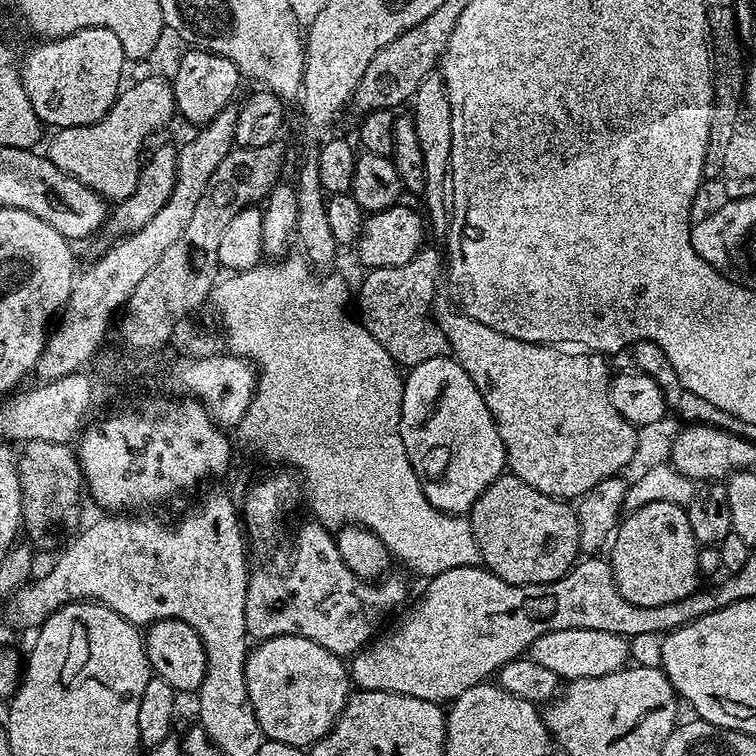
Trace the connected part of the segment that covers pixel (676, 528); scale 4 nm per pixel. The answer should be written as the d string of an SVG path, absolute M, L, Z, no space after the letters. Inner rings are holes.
M650 502L641 508L631 509L631 511L621 519L614 533L614 539L611 541L610 549L611 548L612 556L610 555L610 563L612 565L612 573L616 579L616 585L622 594L622 598L626 598L626 602L634 602L634 606L662 606L666 602L678 602L701 587L702 577L699 573L700 567L698 566L698 554L700 553L701 545L696 543L694 530L690 526L690 518L688 517L687 511L685 511L681 505L675 504L674 502Z

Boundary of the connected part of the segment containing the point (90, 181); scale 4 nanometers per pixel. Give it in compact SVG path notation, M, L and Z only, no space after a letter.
M148 76L145 80L140 80L137 84L132 84L123 89L117 96L114 106L105 114L101 120L86 126L70 126L61 128L55 133L56 136L48 144L46 155L54 166L66 170L74 178L78 178L90 190L94 190L99 196L103 196L105 201L119 202L127 198L134 191L136 183L140 177L140 165L142 163L142 153L145 151L144 139L151 132L156 132L171 116L176 112L176 103L172 93L172 85L167 79L160 76Z

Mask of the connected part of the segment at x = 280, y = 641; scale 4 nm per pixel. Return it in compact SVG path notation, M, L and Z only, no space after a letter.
M275 636L259 641L249 651L246 662L246 690L258 718L258 726L269 740L286 742L295 748L307 749L318 743L339 720L344 703L350 695L350 672L345 661L334 655L326 646L310 642L310 638L301 636Z

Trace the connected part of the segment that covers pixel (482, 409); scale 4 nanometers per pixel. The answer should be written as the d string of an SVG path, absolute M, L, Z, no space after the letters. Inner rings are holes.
M451 355L430 358L418 366L407 369L402 390L402 410L400 411L400 433L402 446L410 458L410 466L418 474L424 485L424 493L434 506L443 512L453 514L471 513L474 502L499 476L505 475L508 455L502 446L502 434L498 434L496 420L490 414L478 386L462 370L462 366Z

